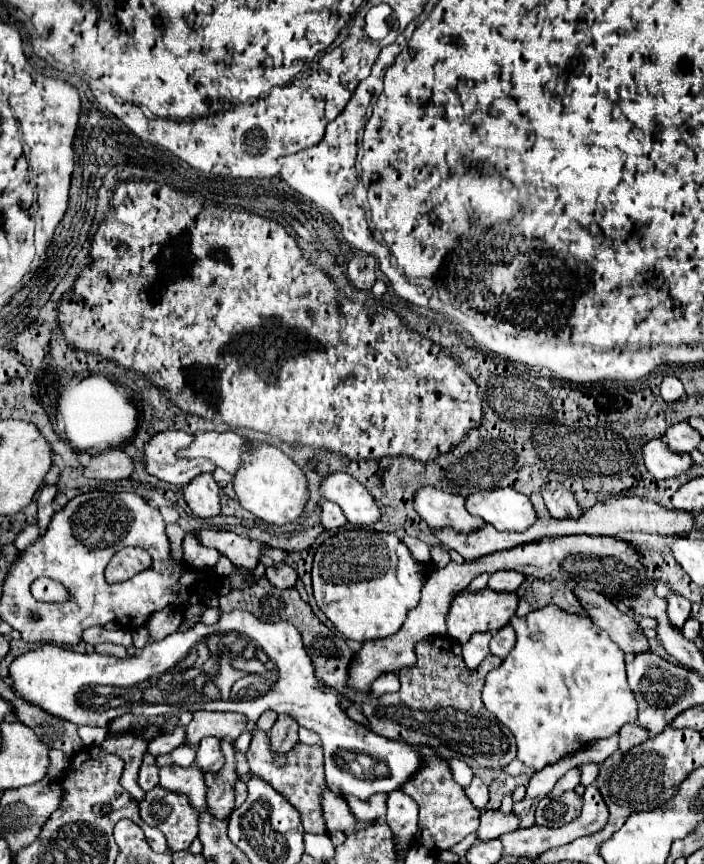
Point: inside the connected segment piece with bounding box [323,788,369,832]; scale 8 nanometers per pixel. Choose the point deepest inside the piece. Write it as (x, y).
(337, 816)

